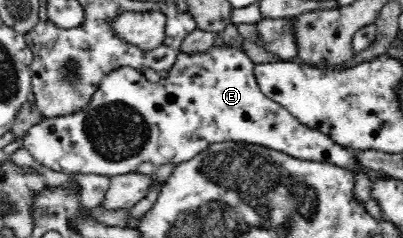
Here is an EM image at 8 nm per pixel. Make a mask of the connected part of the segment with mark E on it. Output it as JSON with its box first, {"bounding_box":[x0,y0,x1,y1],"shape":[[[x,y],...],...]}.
{"bounding_box":[21,44,378,179],"shape":[[[224,44],[195,52],[183,45],[165,79],[150,82],[135,69],[116,70],[103,79],[92,103],[85,110],[67,117],[42,118],[41,123],[27,131],[21,144],[41,165],[69,175],[96,173],[110,178],[135,172],[143,162],[153,163],[155,168],[167,163],[177,165],[213,143],[243,141],[287,152],[295,158],[330,163],[355,175],[365,173],[370,179],[378,177],[377,173],[359,162],[354,150],[334,143],[325,133],[302,125],[283,105],[266,97],[258,85],[255,69],[255,63],[242,49]]]}

